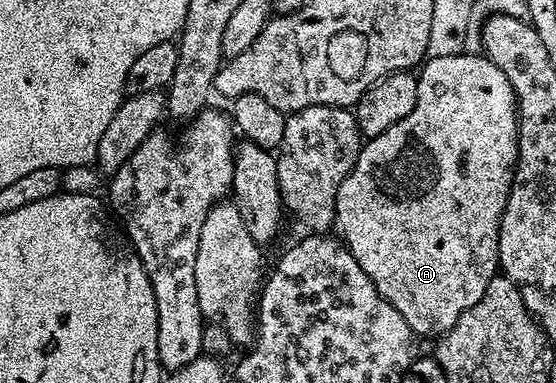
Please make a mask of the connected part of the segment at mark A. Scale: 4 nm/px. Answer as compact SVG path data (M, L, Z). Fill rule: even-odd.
M462 52L455 56L439 56L438 58L429 58L428 61L420 67L417 74L417 87L419 96L415 100L415 108L399 124L391 124L387 132L379 136L368 139L362 145L359 156L351 168L351 172L339 184L339 192L335 200L335 230L339 235L340 241L355 256L359 268L367 272L371 284L407 320L407 324L413 329L414 335L433 334L440 336L448 332L452 326L475 304L479 304L479 296L487 292L487 284L498 277L499 263L499 224L503 216L503 208L507 204L507 196L511 192L513 183L513 170L517 166L517 96L514 94L507 76L495 68L495 64L490 58L485 57L484 53L469 54Z

